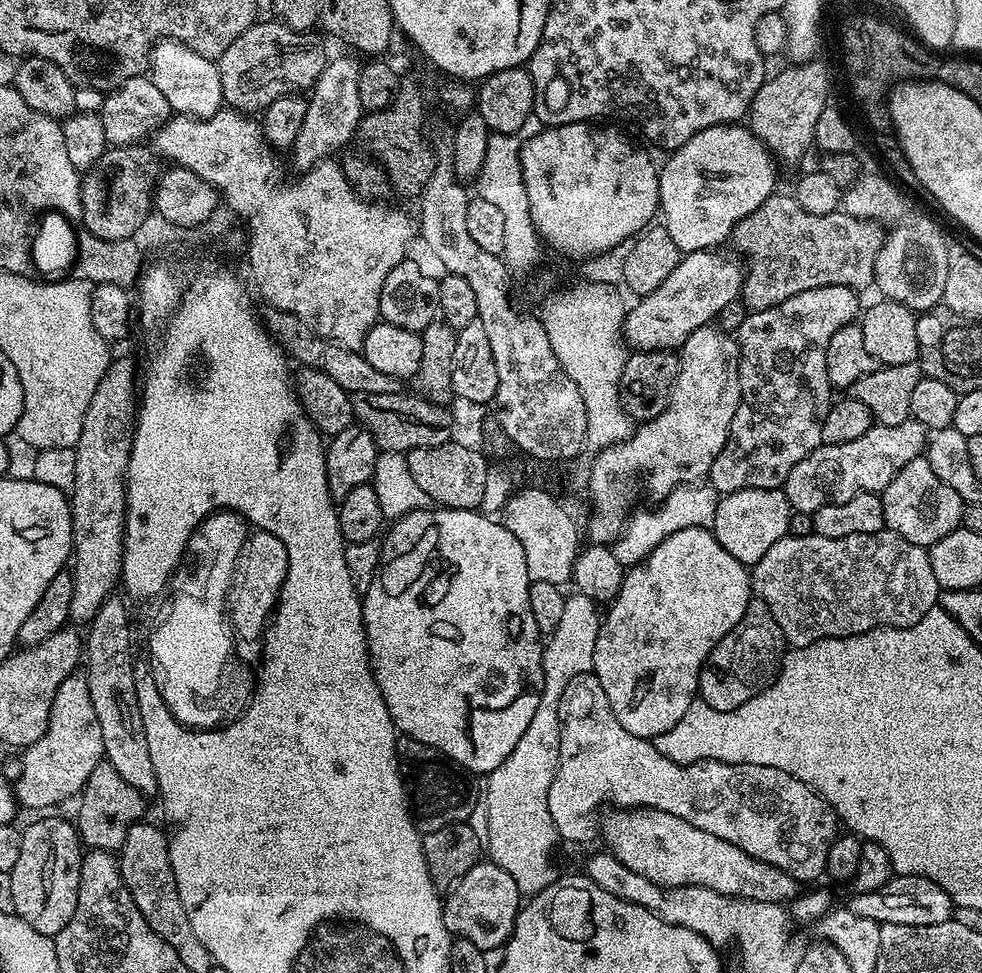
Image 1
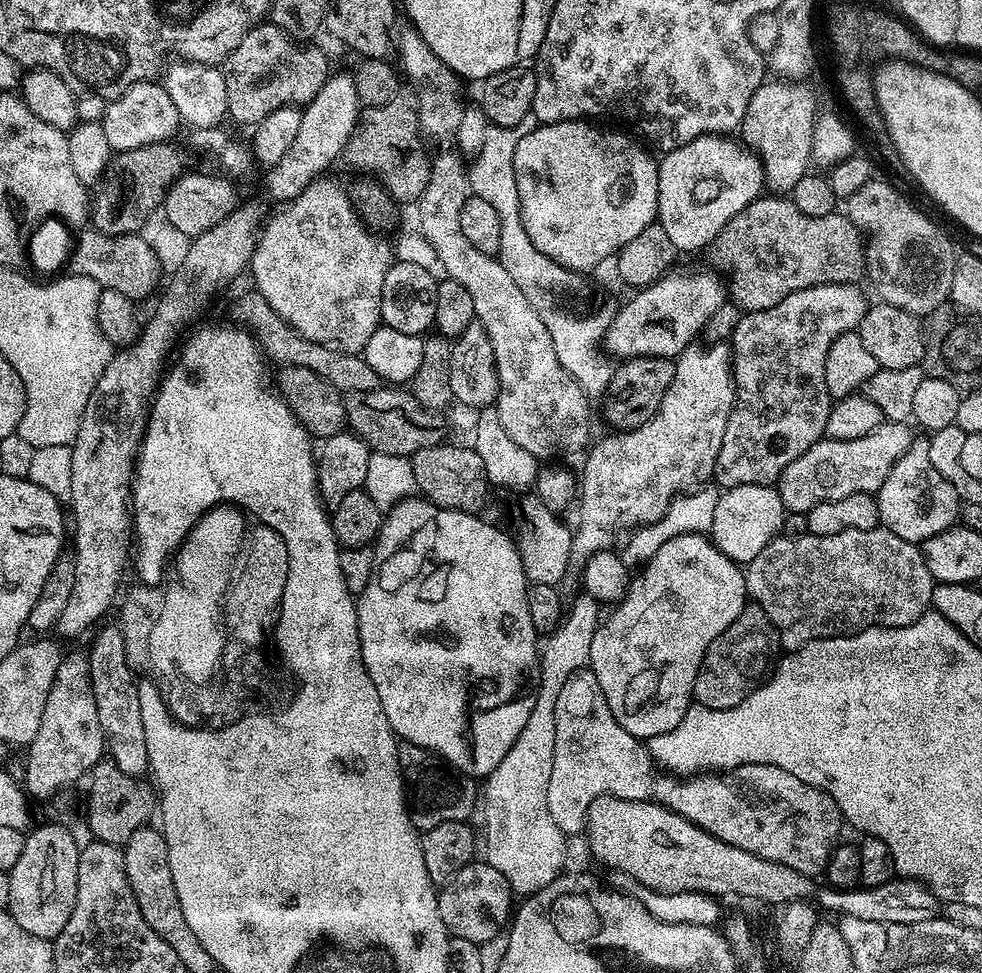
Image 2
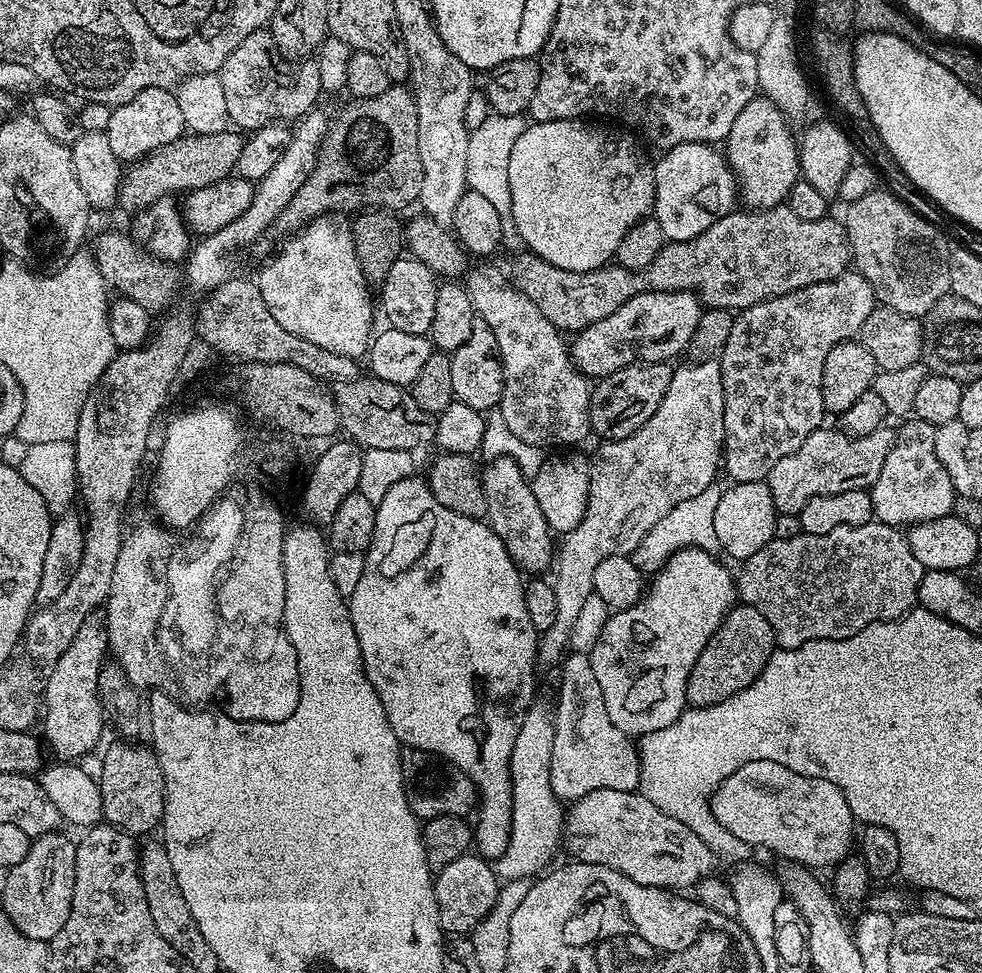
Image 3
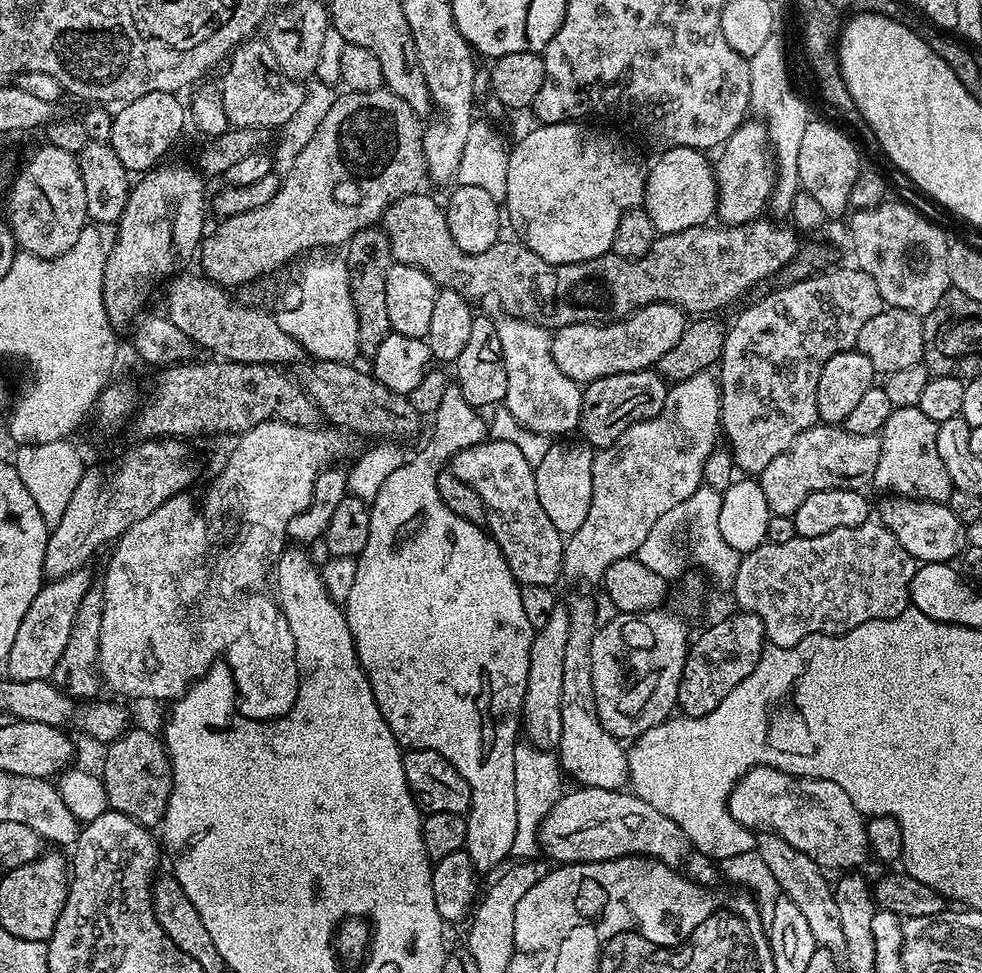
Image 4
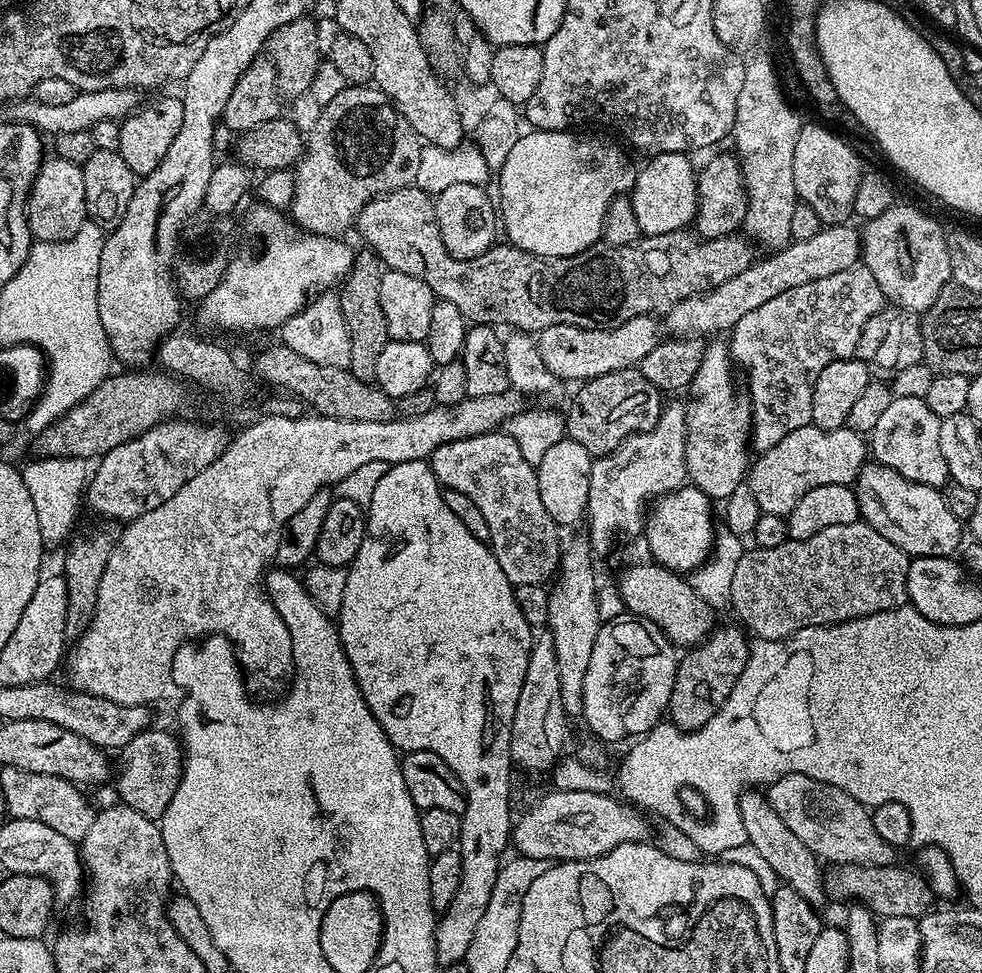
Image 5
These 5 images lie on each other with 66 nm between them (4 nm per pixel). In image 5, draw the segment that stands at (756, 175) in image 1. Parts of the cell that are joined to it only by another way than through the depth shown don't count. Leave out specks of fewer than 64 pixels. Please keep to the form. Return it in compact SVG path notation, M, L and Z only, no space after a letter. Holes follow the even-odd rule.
M667 152L651 157L648 168L636 173L636 185L630 193L634 214L644 236L670 234L687 229L696 219L696 178L697 169L692 169L689 157L682 152Z

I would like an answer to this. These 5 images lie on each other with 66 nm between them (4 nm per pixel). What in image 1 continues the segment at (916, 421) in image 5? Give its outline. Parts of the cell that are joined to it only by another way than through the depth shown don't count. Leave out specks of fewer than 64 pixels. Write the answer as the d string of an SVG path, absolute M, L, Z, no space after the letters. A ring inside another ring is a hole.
M921 454L906 462L906 466L894 474L890 486L884 488L882 499L885 529L906 538L906 542L914 542L919 548L929 549L938 538L946 538L946 534L961 527L964 500L934 474L927 455Z

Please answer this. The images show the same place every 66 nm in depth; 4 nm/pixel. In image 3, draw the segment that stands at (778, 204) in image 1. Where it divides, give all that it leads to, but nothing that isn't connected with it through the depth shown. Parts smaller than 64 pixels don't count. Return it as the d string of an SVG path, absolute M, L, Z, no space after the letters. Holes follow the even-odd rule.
M786 206L778 208L761 208L759 210L733 210L728 215L718 218L718 222L714 222L714 226L710 226L710 230L702 230L702 234L698 234L689 240L679 242L665 243L664 248L658 254L658 258L654 258L654 262L650 262L648 268L643 268L641 272L627 272L619 266L605 266L595 268L589 272L571 272L570 270L562 270L555 268L553 264L547 264L539 256L531 254L525 255L524 273L514 280L514 283L521 292L526 294L526 298L530 298L538 306L538 310L542 310L542 314L549 320L554 327L563 330L568 334L575 334L582 331L586 326L590 326L594 322L602 322L602 318L610 318L610 314L614 314L618 310L618 306L622 306L622 302L630 302L630 298L634 298L643 292L692 292L695 296L700 297L701 305L708 308L726 308L729 310L743 310L754 306L758 302L768 300L772 296L781 296L782 294L790 294L799 288L805 288L811 284L818 282L830 282L843 276L849 271L850 265L853 263L852 245L848 243L847 230L839 219L825 218L815 220L814 222L806 222L806 218L798 218L798 214L794 214L794 210L790 210Z

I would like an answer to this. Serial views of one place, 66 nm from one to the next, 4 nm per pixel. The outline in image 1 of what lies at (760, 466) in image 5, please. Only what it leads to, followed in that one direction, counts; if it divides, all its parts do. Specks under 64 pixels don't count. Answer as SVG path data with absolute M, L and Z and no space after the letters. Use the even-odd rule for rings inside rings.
M909 419L898 426L873 423L862 438L841 444L821 444L815 448L784 479L782 491L790 502L793 512L817 512L822 506L834 502L846 502L854 494L863 492L883 493L886 486L914 457L925 451L929 429L922 427L917 420Z

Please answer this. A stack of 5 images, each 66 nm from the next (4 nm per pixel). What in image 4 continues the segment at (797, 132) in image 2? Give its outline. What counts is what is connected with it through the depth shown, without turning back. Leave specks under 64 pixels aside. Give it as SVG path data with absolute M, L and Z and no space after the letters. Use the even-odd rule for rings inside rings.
M748 118L726 138L726 142L720 145L714 156L714 171L716 174L716 213L715 219L721 225L749 224L751 220L761 215L760 210L765 206L772 194L772 183L776 180L776 174L772 170L772 164L768 161L768 132L765 125L759 119Z

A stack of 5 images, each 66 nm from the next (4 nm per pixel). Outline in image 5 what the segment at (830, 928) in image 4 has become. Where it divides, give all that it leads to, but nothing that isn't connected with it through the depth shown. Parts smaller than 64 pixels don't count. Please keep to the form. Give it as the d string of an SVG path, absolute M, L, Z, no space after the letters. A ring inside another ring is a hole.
M744 790L738 796L738 820L744 827L747 843L754 846L755 849L770 862L771 869L774 870L780 882L787 887L798 890L802 898L813 906L820 906L825 903L824 878L825 873L820 872L821 861L798 838L794 838L794 833L790 831L790 826L778 818L778 814L770 806L767 795L763 791L752 792L756 790Z

